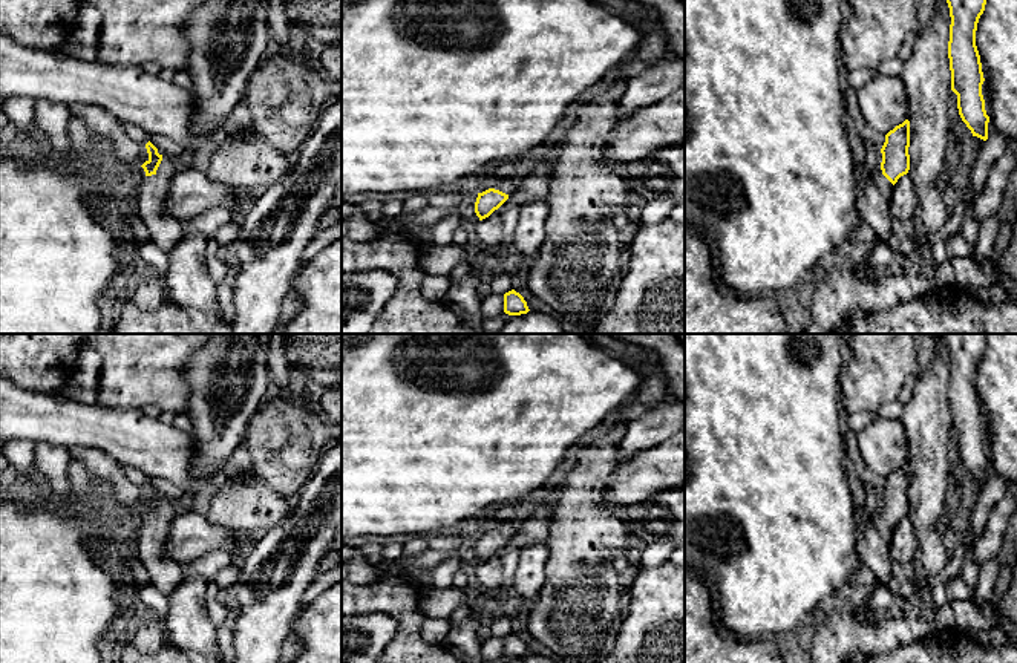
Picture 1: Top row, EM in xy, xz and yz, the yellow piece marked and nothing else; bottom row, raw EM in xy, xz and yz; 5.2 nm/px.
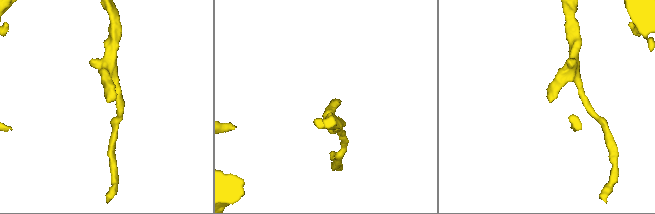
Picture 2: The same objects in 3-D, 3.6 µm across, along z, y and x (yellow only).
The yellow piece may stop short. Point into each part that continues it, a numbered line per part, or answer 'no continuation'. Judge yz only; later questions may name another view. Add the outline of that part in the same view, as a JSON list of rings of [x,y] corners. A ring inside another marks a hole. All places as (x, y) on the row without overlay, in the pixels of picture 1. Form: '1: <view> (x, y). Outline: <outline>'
1: yz (873, 545). Outline: [[[879,510],[876,514],[871,516],[870,527],[865,531],[858,533],[856,550],[858,550],[861,565],[868,567],[876,576],[876,585],[870,588],[871,591],[878,586],[896,588],[893,571],[891,571],[891,556],[890,556],[890,541],[893,531],[894,528],[882,518],[882,513]]]

